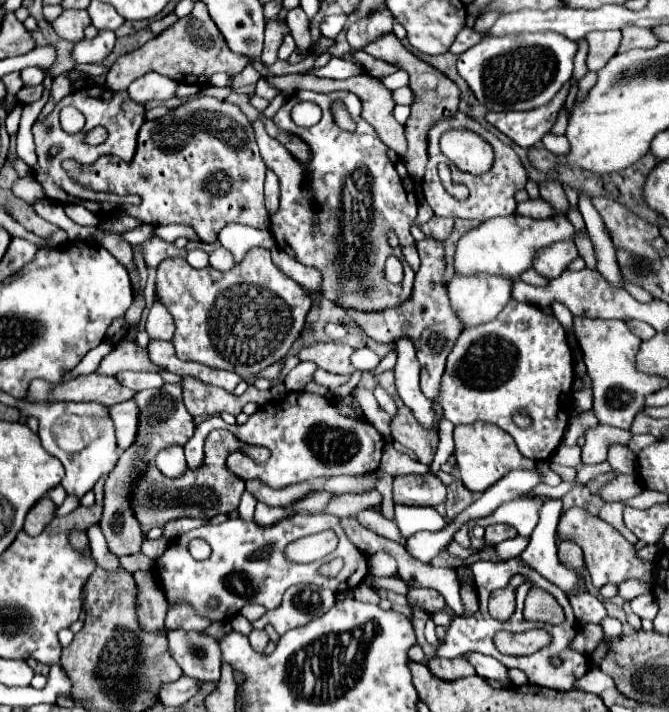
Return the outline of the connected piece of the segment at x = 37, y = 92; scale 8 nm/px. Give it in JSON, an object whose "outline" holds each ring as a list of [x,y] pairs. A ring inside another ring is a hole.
{"outline":[[[36,86],[36,88],[22,88],[20,92],[18,92],[18,100],[20,102],[24,102],[24,104],[32,104],[34,100],[40,100],[40,96],[42,96],[42,92],[44,92],[44,86]]]}

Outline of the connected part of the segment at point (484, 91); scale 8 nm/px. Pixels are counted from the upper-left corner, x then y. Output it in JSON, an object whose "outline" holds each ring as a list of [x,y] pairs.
{"outline":[[[522,32],[520,36],[500,36],[500,38],[488,36],[480,44],[472,46],[470,50],[458,56],[458,74],[466,80],[478,102],[492,112],[534,110],[546,106],[558,94],[558,90],[570,80],[572,60],[576,50],[578,50],[578,42],[572,42],[566,36],[558,36],[554,32],[544,32],[544,34]]]}

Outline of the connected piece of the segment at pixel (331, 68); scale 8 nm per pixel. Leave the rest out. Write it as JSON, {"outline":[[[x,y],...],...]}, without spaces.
{"outline":[[[332,58],[324,68],[320,70],[308,70],[310,74],[316,74],[316,76],[324,76],[324,78],[352,78],[352,76],[358,76],[362,74],[362,70],[354,64],[354,62],[346,62],[344,58]]]}

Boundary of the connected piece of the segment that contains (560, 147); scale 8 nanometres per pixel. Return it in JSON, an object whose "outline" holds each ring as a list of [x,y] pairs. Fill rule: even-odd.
{"outline":[[[548,132],[546,136],[544,136],[544,144],[546,144],[546,148],[550,150],[550,152],[556,152],[556,154],[564,154],[564,152],[568,152],[568,140],[566,140],[566,136],[556,136],[556,134],[552,134],[552,132]]]}

